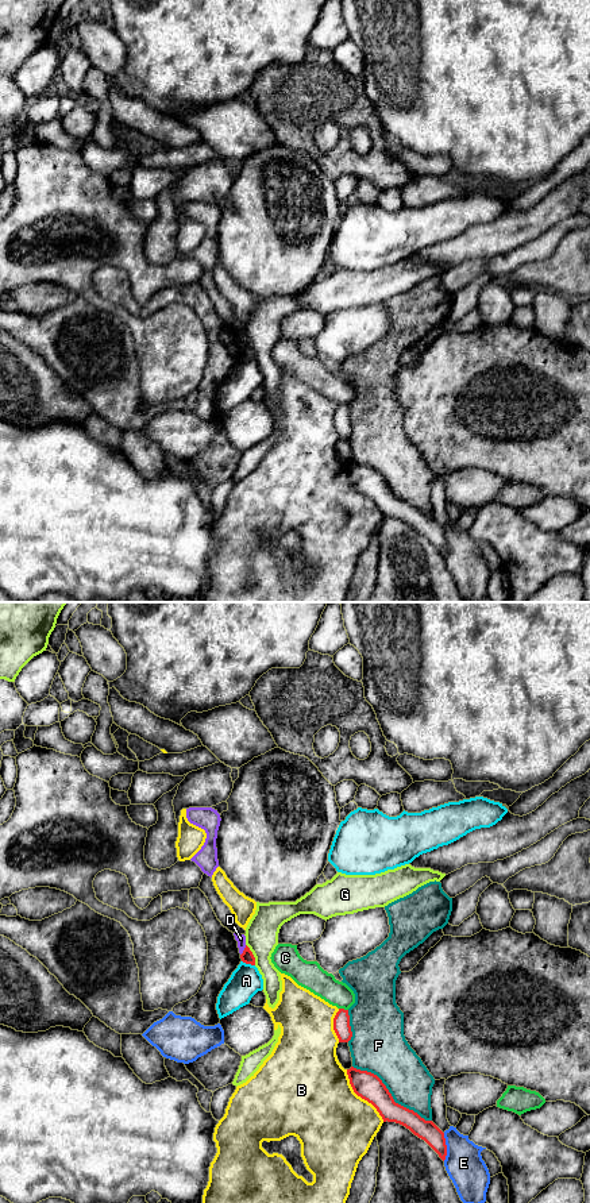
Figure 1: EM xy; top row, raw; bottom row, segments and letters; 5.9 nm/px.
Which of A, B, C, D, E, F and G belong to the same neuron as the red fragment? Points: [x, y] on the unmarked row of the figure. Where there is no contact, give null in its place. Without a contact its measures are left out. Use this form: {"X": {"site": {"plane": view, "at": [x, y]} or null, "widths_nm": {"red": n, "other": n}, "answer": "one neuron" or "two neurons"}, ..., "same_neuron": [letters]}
{"A": {"site": {"plane": "xy", "at": [249, 358]}, "widths_nm": {"red": 70, "other": 190}, "answer": "two neurons"}, "B": {"site": {"plane": "xy", "at": [361, 492]}, "widths_nm": {"red": 160, "other": 460}, "answer": "two neurons"}, "C": {"site": {"plane": "xy", "at": [343, 404]}, "widths_nm": {"red": 100, "other": 150}, "answer": "two neurons"}, "D": {"site": {"plane": "xy", "at": [243, 346]}, "widths_nm": {"red": 70, "other": 60}, "answer": "two neurons"}, "E": {"site": {"plane": "xy", "at": [446, 542]}, "widths_nm": {"red": 120, "other": 220}, "answer": "two neurons"}, "F": {"site": {"plane": "xy", "at": [390, 490]}, "widths_nm": {"red": 160, "other": 280}, "answer": "two neurons"}, "G": {"site": {"plane": "xy", "at": [253, 350]}, "widths_nm": {"red": 70, "other": 190}, "answer": "two neurons"}, "same_neuron": []}

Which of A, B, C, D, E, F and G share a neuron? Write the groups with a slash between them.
A / B / C / D / E / F / G

